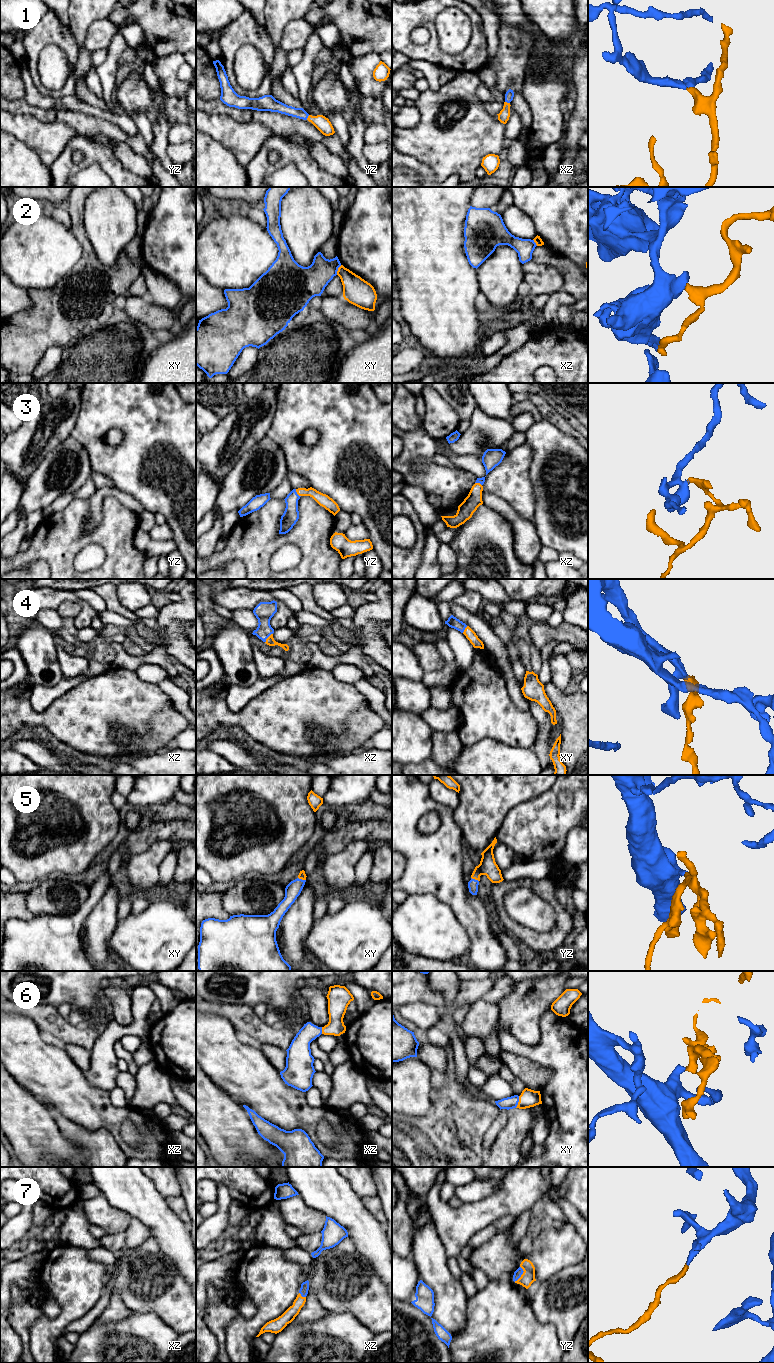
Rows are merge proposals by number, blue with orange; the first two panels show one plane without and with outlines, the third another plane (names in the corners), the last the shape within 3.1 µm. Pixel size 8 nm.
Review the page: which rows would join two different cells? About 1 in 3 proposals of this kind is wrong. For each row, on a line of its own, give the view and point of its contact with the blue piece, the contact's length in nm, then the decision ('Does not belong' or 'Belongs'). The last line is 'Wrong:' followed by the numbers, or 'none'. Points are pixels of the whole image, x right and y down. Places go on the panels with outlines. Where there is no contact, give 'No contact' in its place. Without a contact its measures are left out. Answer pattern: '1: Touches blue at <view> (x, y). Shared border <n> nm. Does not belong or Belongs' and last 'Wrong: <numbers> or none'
1: Touches blue at yz (307, 117). Shared border 50 nm. Belongs
2: Touches blue at xy (337, 270). Shared border 90 nm. Does not belong
3: Touches blue at yz (296, 493). Shared border 80 nm. Belongs
4: Touches blue at xz (267, 637). Shared border 100 nm. Belongs
5: Touches blue at xy (301, 879). Shared border 70 nm. Belongs
6: Touches blue at xy (518, 1101). Shared border 100 nm. Belongs
7: Touches blue at yz (522, 1273). Shared border 140 nm. Belongs
Wrong: 2

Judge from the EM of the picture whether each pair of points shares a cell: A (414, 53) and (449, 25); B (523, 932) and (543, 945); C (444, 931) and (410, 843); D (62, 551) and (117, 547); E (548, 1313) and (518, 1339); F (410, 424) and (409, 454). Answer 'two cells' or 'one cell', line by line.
A: two cells
B: one cell
C: two cells
D: one cell
E: two cells
F: two cells

